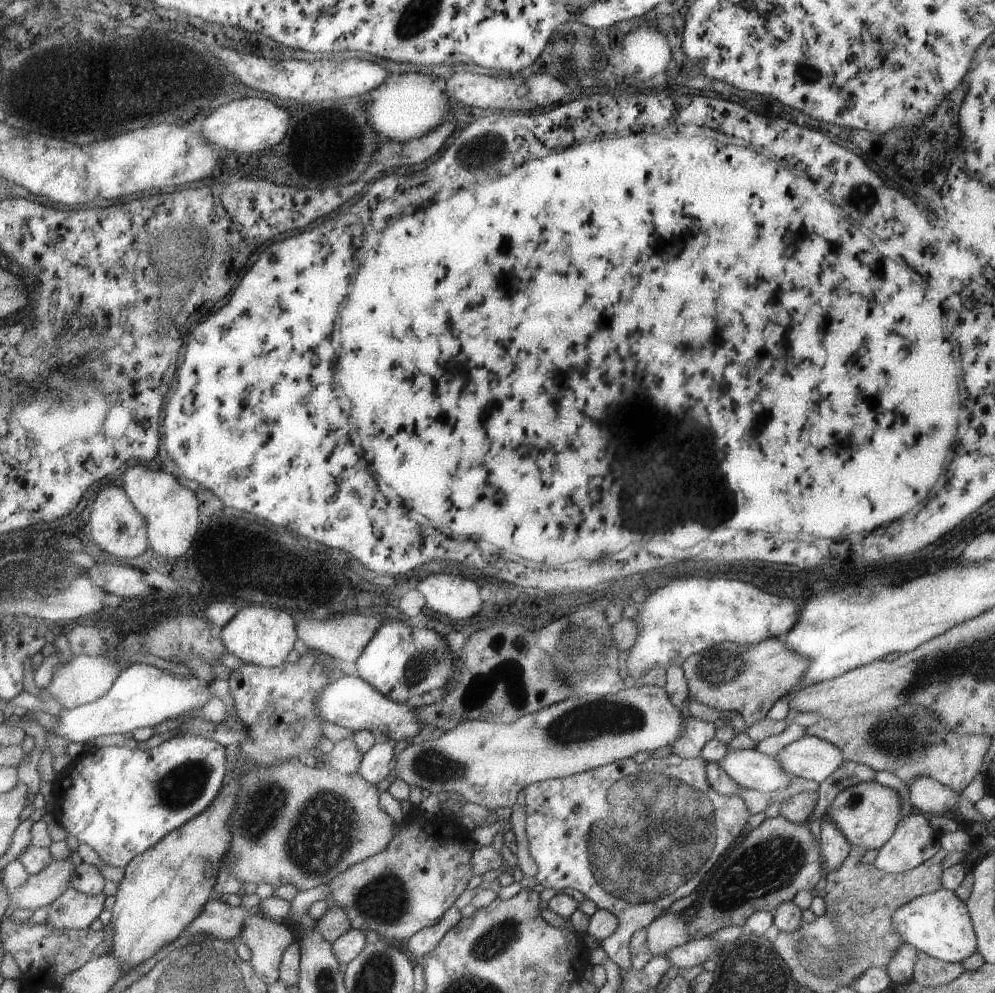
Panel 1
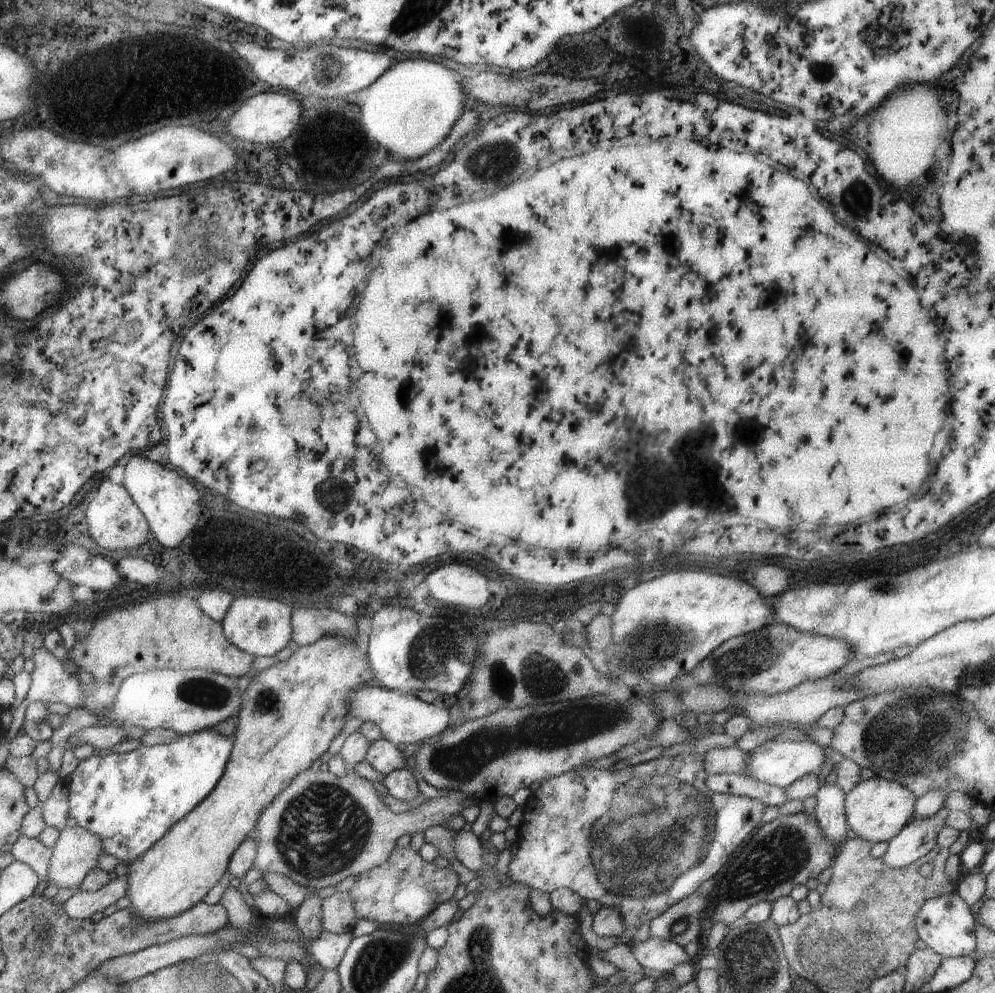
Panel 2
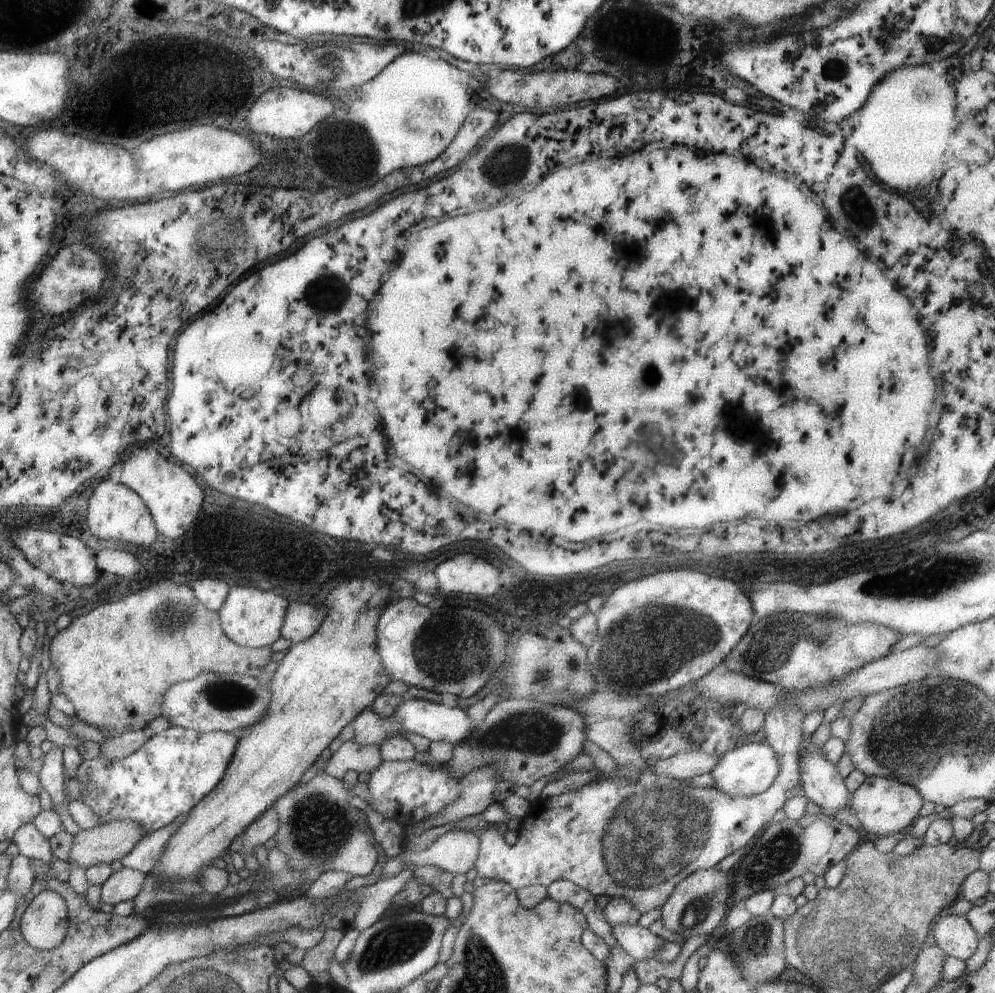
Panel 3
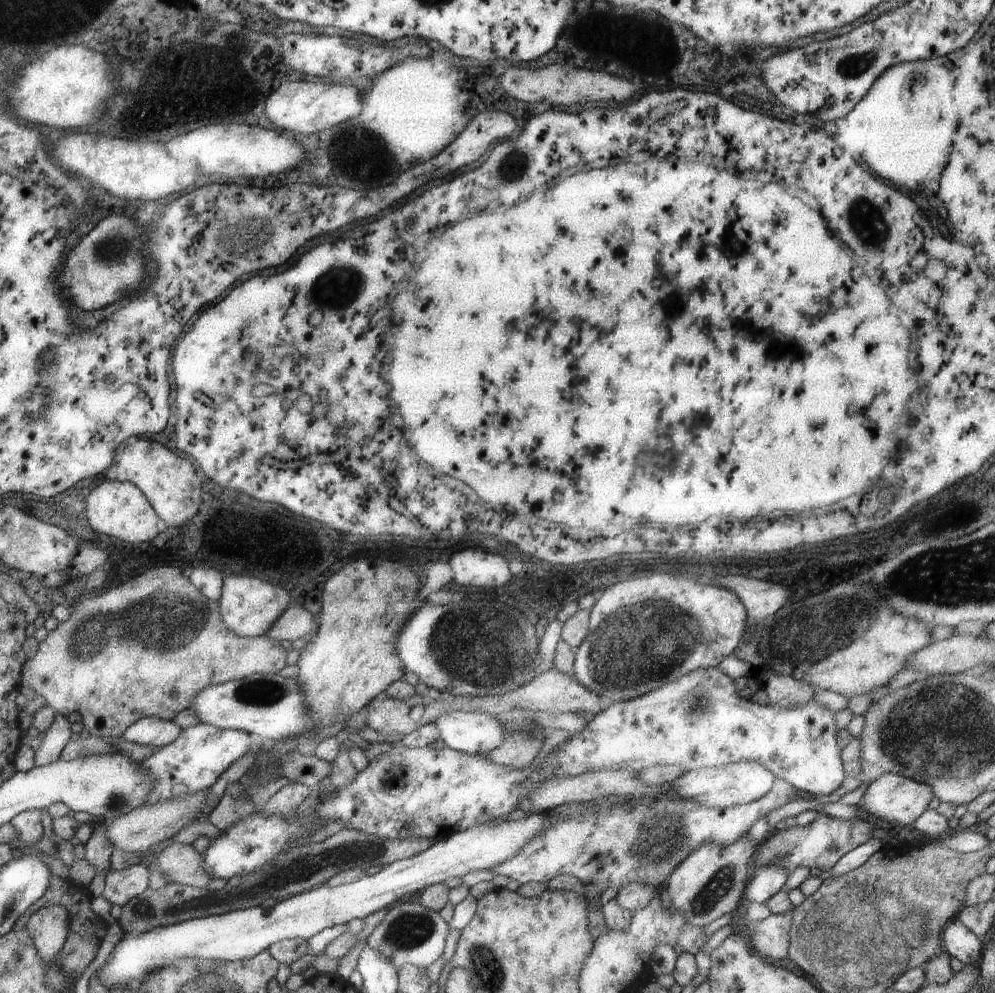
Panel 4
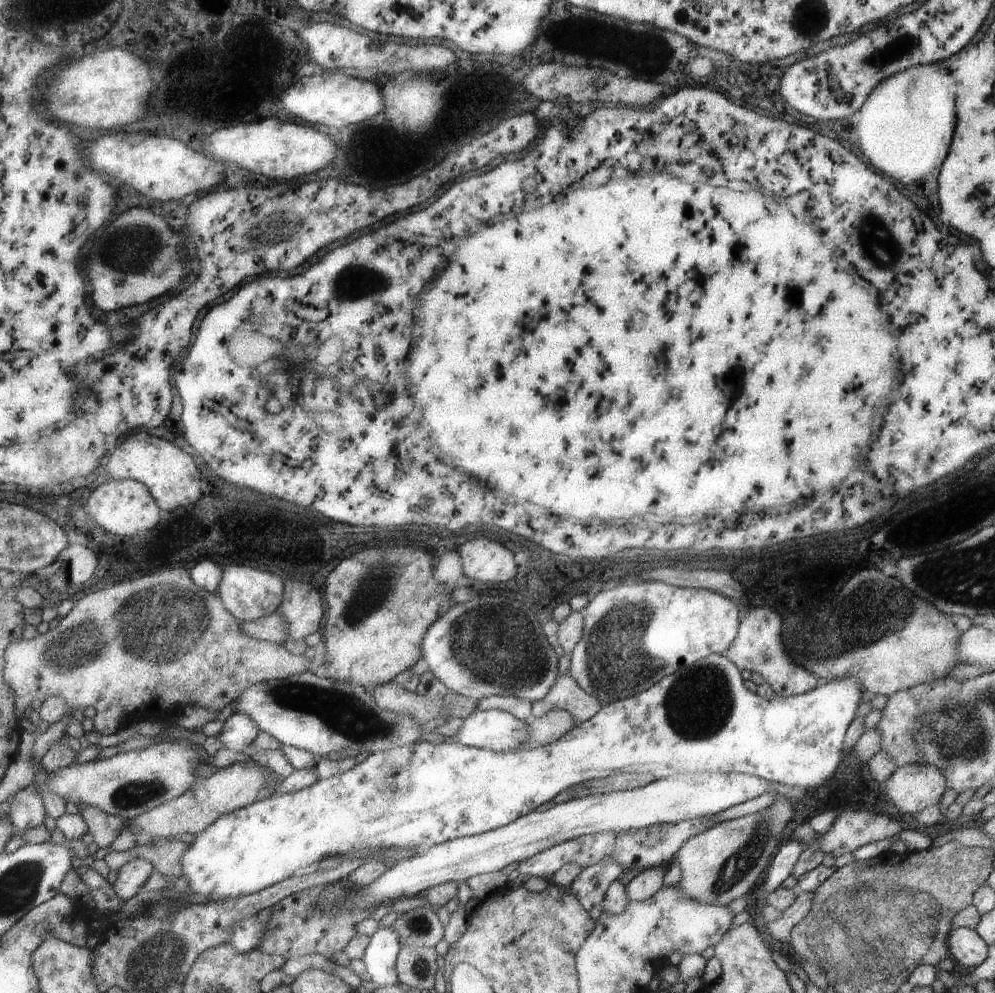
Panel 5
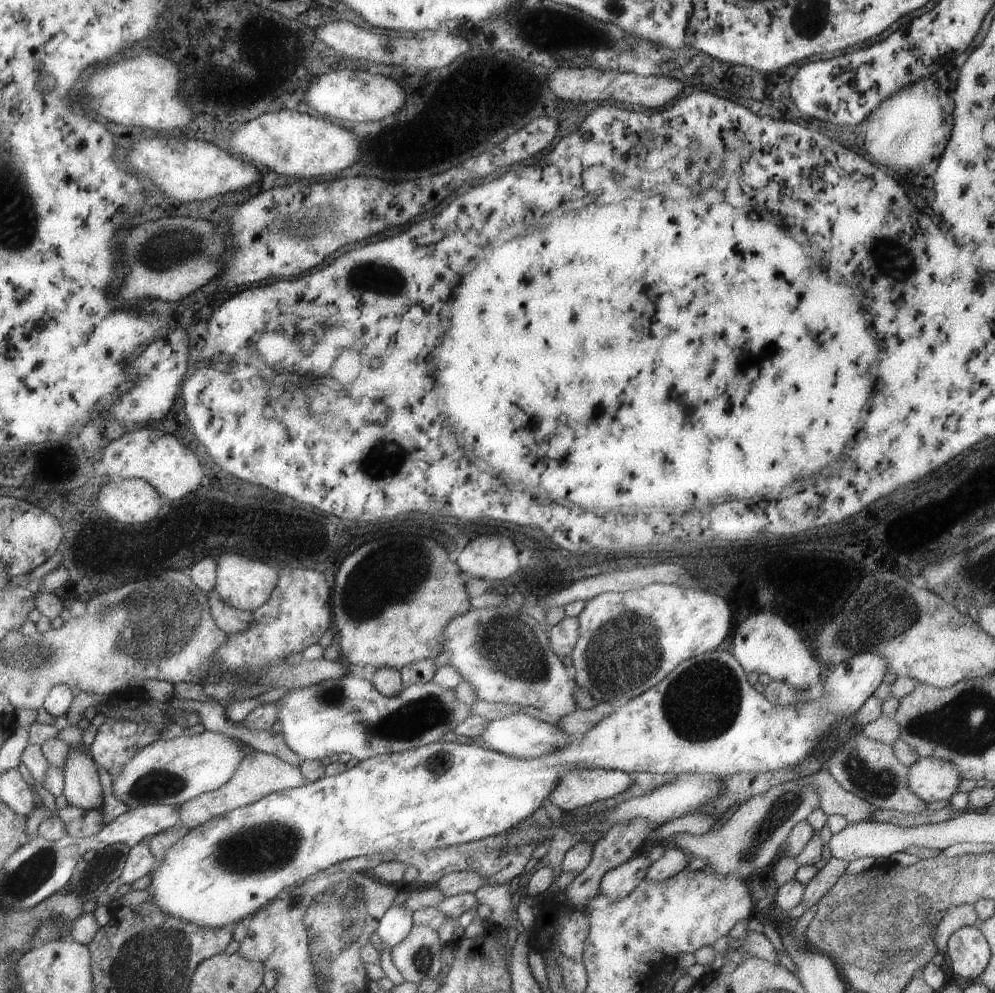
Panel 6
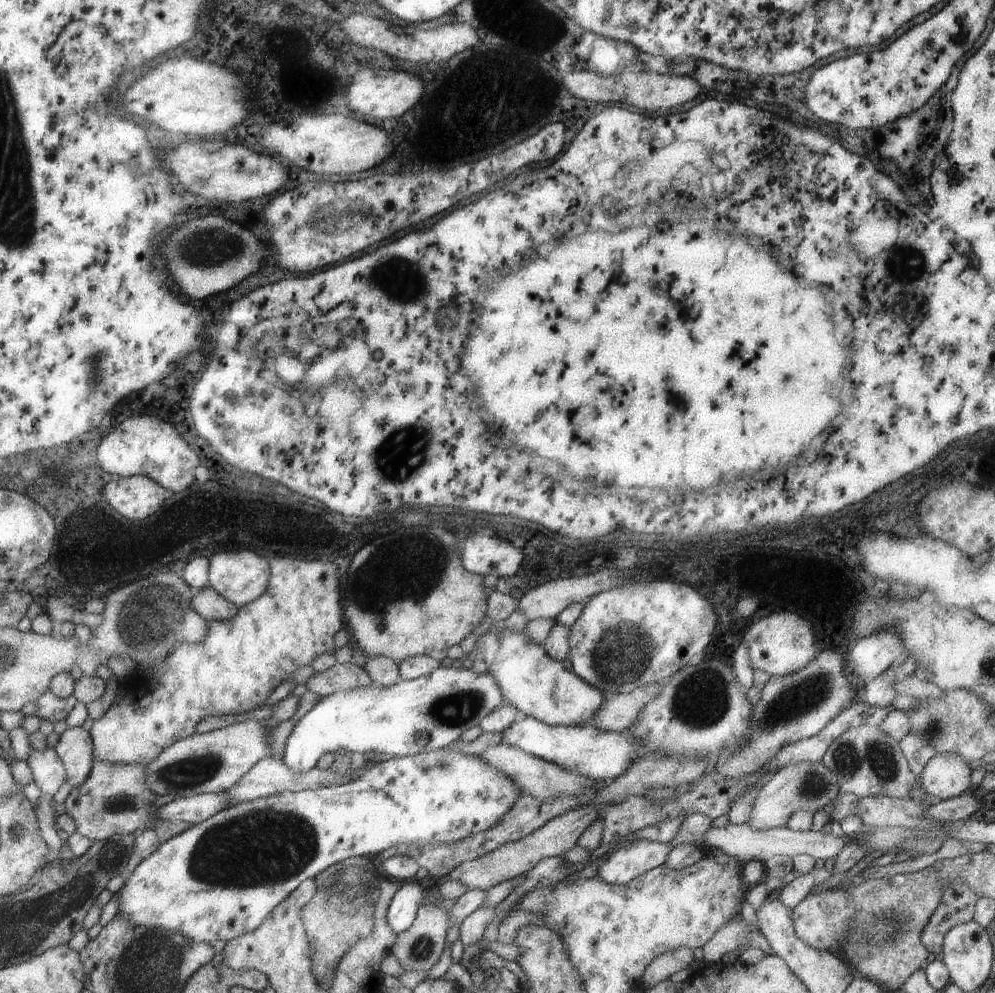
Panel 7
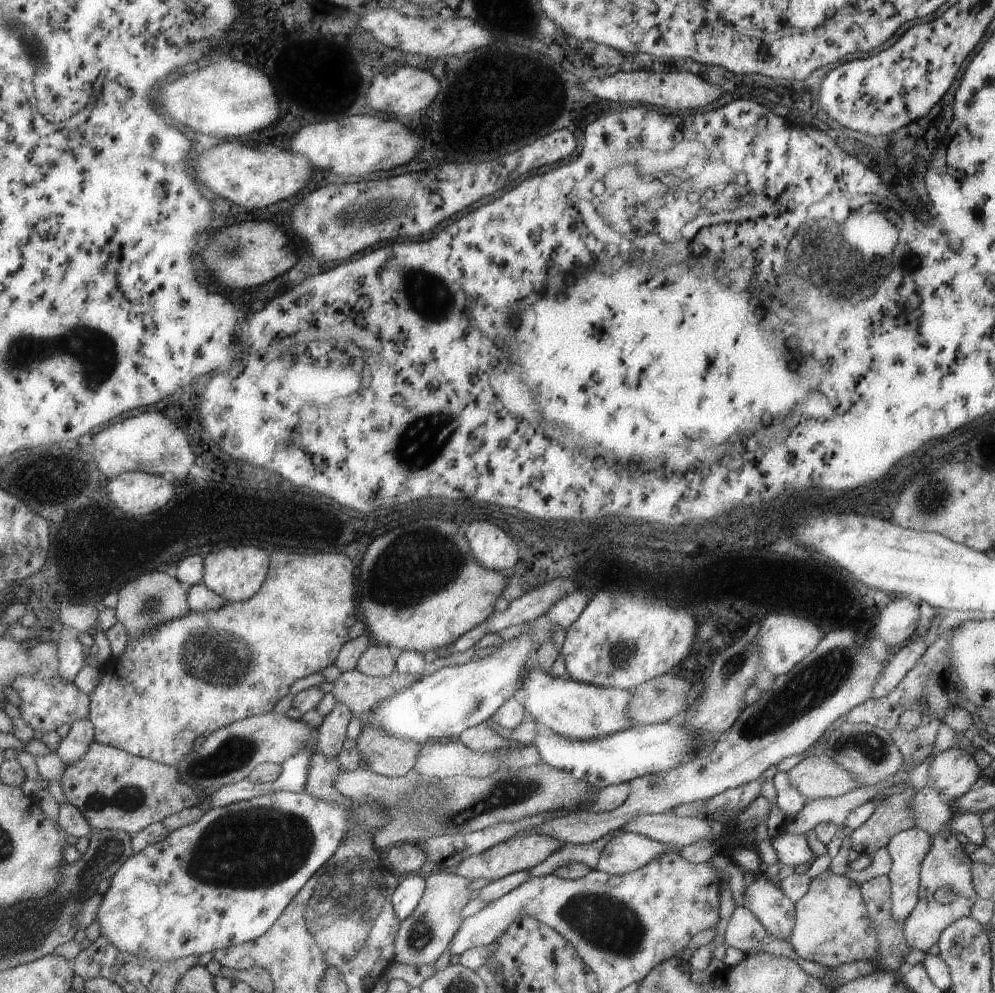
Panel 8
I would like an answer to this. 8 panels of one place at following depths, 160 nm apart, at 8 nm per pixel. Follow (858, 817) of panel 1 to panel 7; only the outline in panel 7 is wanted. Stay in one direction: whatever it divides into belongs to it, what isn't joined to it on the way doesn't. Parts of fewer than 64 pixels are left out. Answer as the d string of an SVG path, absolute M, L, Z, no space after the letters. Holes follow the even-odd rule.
M936 752L924 764L917 785L925 793L942 801L972 789L969 783L971 771L959 755Z

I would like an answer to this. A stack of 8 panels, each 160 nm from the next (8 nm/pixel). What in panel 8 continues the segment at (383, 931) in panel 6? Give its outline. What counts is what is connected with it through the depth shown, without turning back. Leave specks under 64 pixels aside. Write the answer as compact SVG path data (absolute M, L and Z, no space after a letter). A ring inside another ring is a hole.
M411 874L394 888L391 904L397 918L402 921L416 906L424 891L424 878Z

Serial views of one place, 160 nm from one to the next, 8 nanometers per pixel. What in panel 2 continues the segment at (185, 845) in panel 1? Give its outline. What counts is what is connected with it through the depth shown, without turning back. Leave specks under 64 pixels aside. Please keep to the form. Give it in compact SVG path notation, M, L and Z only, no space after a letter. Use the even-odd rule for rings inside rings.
M326 634L315 640L314 643L306 644L293 651L289 658L285 661L275 661L272 666L263 669L253 681L245 689L240 711L237 713L237 726L235 728L235 740L232 742L232 749L227 761L225 770L221 778L217 781L215 788L199 803L195 805L192 811L189 811L182 819L169 827L169 830L160 836L145 852L142 852L137 858L128 864L127 890L126 896L130 900L129 909L143 919L162 919L178 915L186 908L193 906L196 902L201 901L207 891L217 883L220 876L228 870L228 862L231 858L235 847L245 840L253 830L256 820L259 818L260 812L281 792L302 770L309 769L311 762L319 758L323 752L327 750L329 743L337 734L339 734L343 723L349 720L348 704L346 697L354 690L355 687L369 685L373 682L374 676L372 670L368 667L368 662L364 656L364 645L358 640L358 636L350 641L344 639L341 635Z

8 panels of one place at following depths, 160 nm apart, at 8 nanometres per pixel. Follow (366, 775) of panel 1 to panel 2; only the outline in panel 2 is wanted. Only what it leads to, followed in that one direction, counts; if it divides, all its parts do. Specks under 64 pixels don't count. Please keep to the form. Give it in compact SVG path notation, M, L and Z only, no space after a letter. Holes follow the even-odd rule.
M386 738L370 742L364 759L382 775L386 775L393 769L408 767L405 762L407 755L399 751L396 745Z

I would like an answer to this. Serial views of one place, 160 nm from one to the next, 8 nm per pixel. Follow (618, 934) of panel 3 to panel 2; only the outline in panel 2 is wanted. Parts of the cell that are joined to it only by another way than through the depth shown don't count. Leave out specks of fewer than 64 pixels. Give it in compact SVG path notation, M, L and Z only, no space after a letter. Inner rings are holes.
M650 934L646 940L631 940L628 946L642 969L650 968L669 974L676 964L691 961L682 946Z

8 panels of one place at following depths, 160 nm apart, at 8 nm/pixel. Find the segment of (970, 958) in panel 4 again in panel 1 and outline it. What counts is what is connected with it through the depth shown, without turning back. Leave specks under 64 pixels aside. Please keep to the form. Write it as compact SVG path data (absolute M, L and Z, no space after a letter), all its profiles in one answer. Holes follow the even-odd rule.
M939 889L896 908L892 914L893 930L917 951L948 963L960 963L976 952L975 934L965 909L965 902L954 891Z

